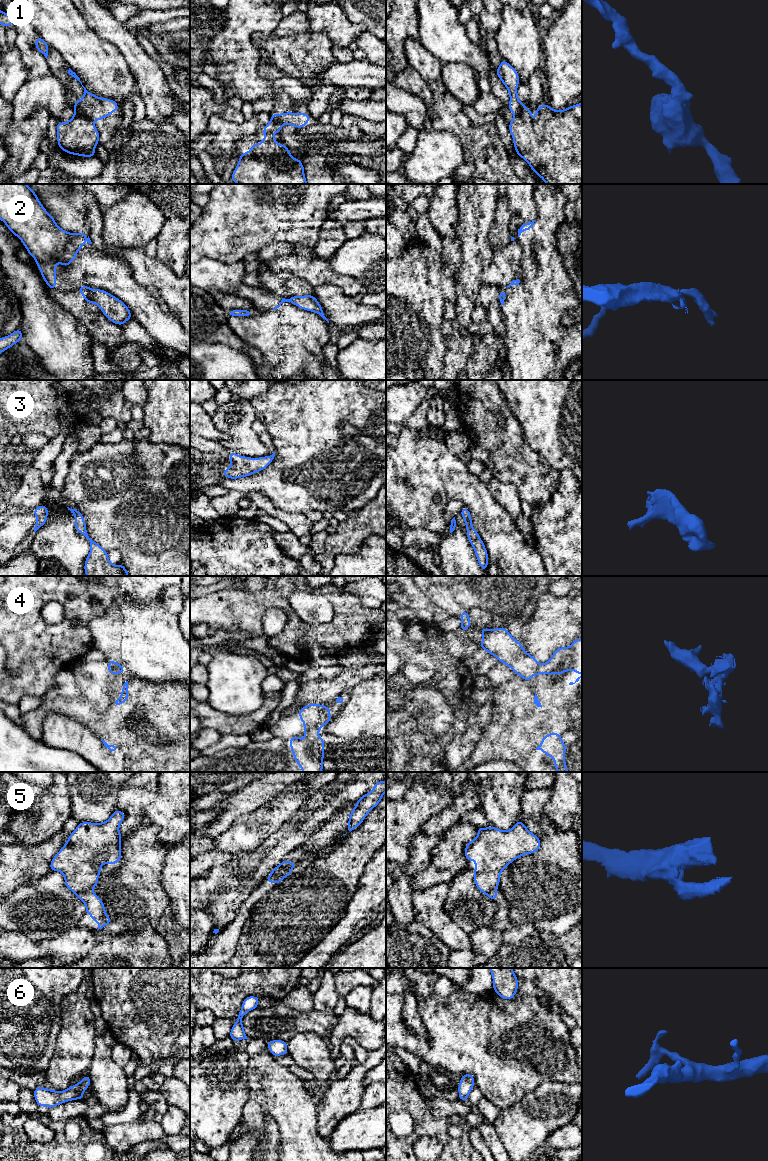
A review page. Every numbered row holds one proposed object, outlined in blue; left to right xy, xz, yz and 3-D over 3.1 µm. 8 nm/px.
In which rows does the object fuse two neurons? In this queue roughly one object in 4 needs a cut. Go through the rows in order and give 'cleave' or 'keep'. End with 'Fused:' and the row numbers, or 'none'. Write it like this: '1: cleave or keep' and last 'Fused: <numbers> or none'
1: cleave
2: cleave
3: keep
4: keep
5: cleave
6: keep
Fused: 1, 2, 5

